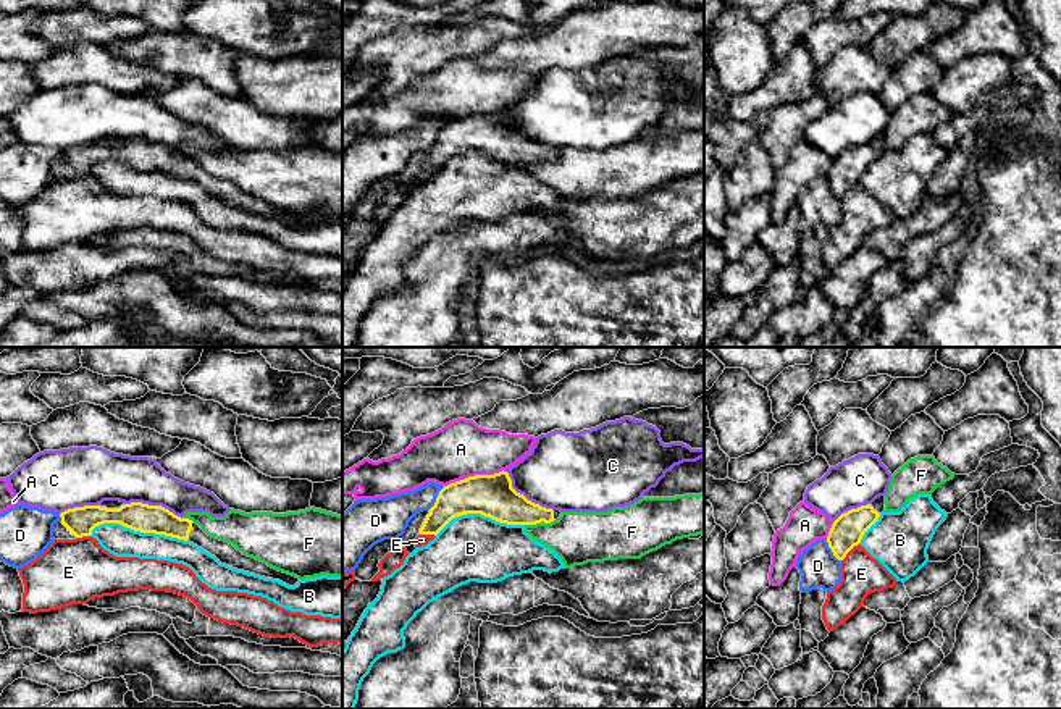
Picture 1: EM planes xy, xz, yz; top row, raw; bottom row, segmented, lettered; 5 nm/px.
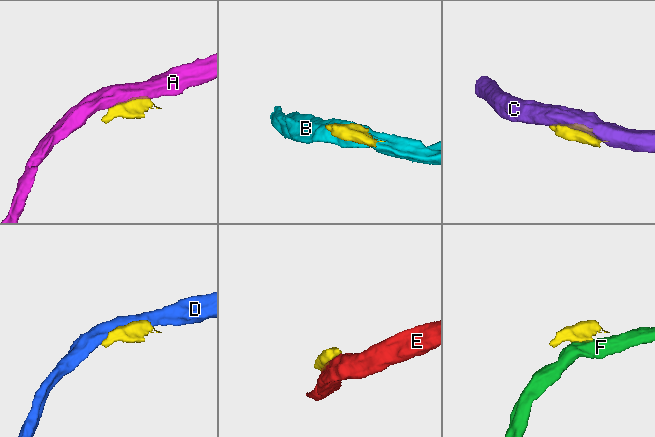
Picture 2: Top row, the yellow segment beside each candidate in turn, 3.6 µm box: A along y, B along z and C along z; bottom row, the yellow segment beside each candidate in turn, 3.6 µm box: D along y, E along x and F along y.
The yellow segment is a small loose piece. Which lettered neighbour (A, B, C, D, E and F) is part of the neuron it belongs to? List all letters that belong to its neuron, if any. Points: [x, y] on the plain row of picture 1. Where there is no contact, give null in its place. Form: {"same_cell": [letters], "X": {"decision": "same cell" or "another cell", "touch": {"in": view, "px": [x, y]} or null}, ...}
{"same_cell": [], "A": {"decision": "another cell", "touch": {"in": "xz", "px": [475, 113]}}, "B": {"decision": "another cell", "touch": {"in": "xy", "px": [138, 168]}}, "C": {"decision": "another cell", "touch": {"in": "xz", "px": [522, 133]}}, "D": {"decision": "another cell", "touch": {"in": "xz", "px": [436, 136]}}, "E": {"decision": "another cell", "touch": {"in": "yz", "px": [848, 189]}}, "F": {"decision": "another cell", "touch": {"in": "xz", "px": [540, 160]}}}

